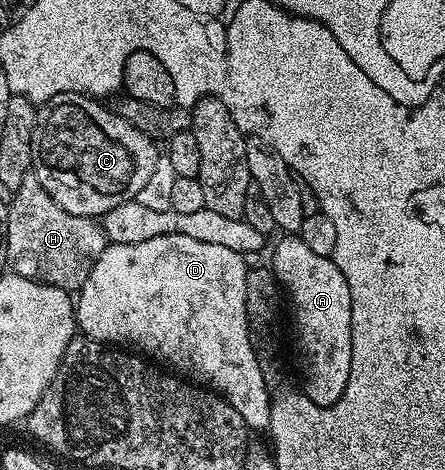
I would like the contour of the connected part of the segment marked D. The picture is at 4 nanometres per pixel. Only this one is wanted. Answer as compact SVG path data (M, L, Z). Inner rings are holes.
M169 234L140 244L107 245L92 272L88 272L88 280L84 280L82 289L77 291L77 329L94 342L141 351L147 359L219 394L240 412L247 427L265 431L270 424L272 390L264 384L256 352L250 343L246 315L247 269L247 259L232 252L232 248L204 244L204 240L192 240L192 236Z

